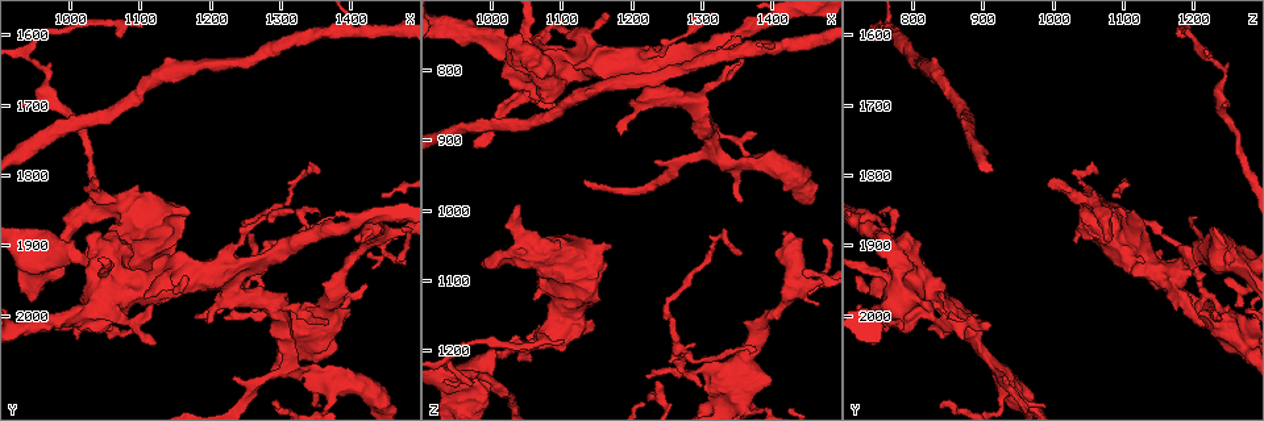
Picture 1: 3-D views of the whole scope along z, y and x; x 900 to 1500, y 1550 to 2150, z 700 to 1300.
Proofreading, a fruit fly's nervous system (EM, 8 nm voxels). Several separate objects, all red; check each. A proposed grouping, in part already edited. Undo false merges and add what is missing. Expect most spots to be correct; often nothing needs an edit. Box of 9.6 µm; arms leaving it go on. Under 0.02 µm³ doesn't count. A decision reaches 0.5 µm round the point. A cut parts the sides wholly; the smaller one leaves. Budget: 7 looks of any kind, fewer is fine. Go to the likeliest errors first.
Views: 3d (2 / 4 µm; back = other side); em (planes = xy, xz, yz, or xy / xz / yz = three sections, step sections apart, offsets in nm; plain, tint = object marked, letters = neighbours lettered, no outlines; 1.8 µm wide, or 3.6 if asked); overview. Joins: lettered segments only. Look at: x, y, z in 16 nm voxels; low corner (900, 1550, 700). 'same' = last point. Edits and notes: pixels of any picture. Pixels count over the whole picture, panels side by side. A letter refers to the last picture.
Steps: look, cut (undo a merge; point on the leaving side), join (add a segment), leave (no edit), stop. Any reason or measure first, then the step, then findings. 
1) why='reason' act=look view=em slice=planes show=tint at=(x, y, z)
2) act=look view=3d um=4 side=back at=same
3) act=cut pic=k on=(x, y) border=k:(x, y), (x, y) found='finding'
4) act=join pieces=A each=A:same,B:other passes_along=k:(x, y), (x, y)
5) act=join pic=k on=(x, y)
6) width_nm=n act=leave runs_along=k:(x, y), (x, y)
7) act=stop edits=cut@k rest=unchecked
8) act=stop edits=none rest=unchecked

why='stops while still wide' act=look view=em slice=planes show=plain at=(1060, 1875, 1045)

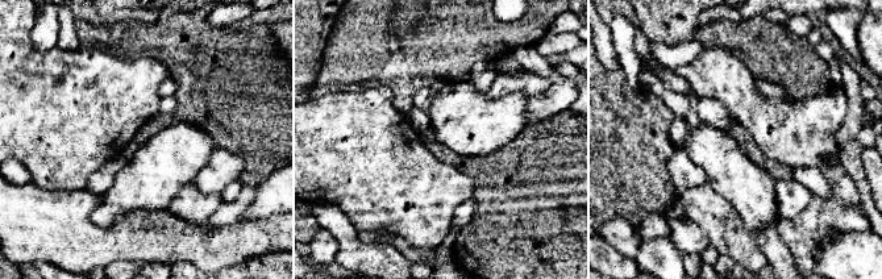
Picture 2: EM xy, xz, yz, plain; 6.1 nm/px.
act=look view=em slice=planes show=tint at=same

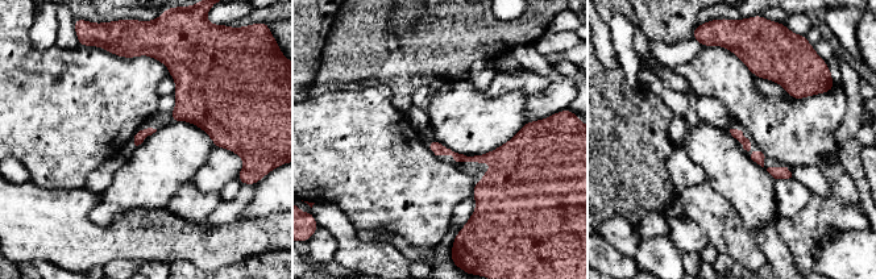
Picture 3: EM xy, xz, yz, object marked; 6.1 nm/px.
why='what lies round it' act=look view=em slice=planes show=letters at=same

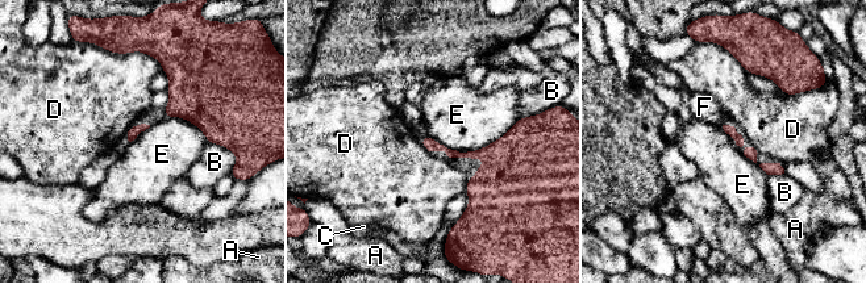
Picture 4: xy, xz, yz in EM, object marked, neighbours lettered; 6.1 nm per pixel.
act=leave each=A:other,B:other,C:other,D:other,E:other,F:other runs_along=4:(512, 132), (494, 153), (452, 154), (424, 142) found='none of them fits'

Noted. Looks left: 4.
why='free end' act=look view=em slice=planes show=letters at=(1415, 1895, 1030)

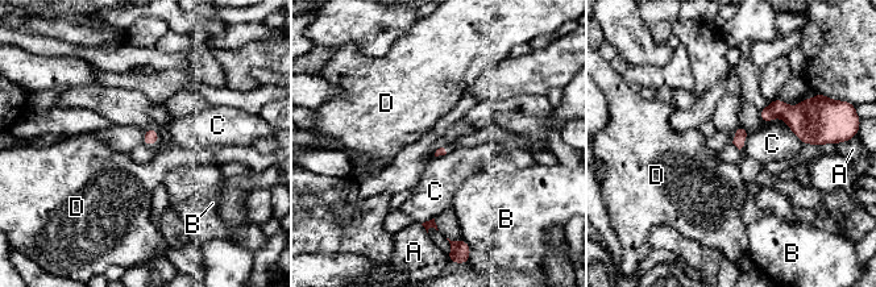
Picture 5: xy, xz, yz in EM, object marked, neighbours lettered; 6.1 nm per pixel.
act=leave each=A:other,B:other,C:other,D:other border=5:(787, 127), (802, 144) found='no lettered segment goes on from it'

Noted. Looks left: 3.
why='an open end' act=look view=3d um=4 side=back at=(1060, 2015, 1215)

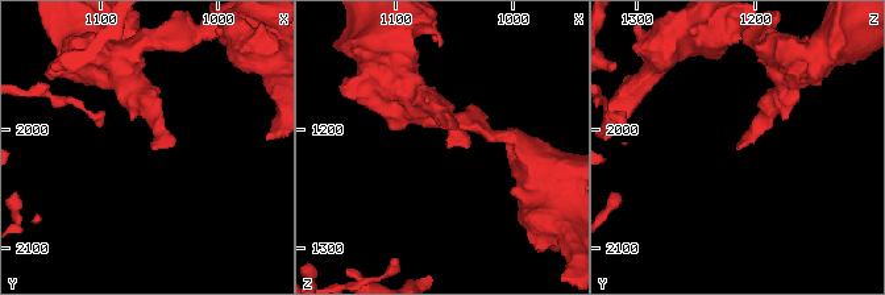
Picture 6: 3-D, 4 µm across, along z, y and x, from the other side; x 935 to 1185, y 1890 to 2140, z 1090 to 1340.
why='shape alone is not enough' act=look view=em slice=planes show=letters at=(1056, 2012, 1214)

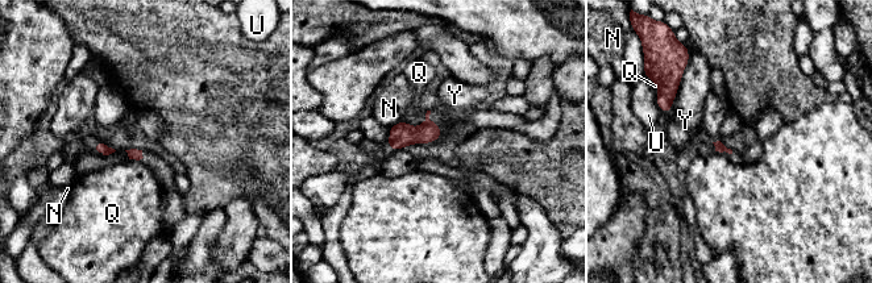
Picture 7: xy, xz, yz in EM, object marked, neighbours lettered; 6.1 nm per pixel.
longest_contact=Y:300nm act=leave each=N:other,Q:other,U:other,Y:other found='none of them fits'

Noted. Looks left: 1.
act=stop edits=none rest=unchecked

